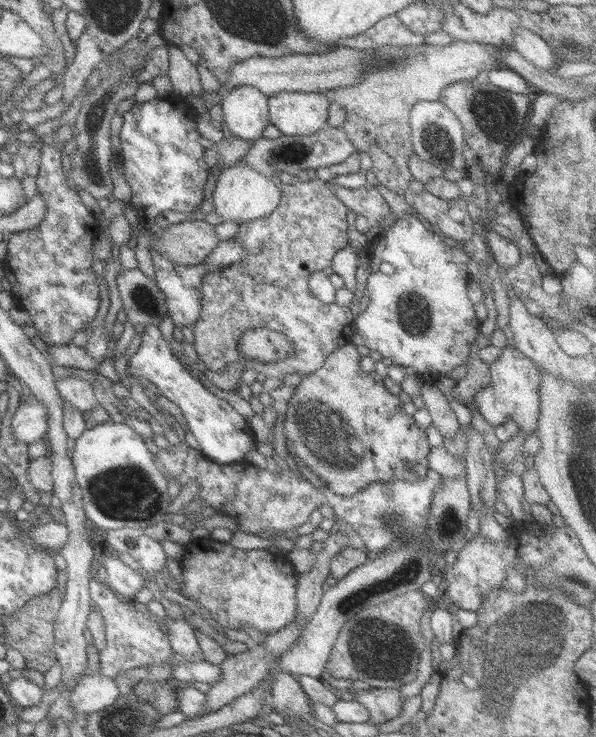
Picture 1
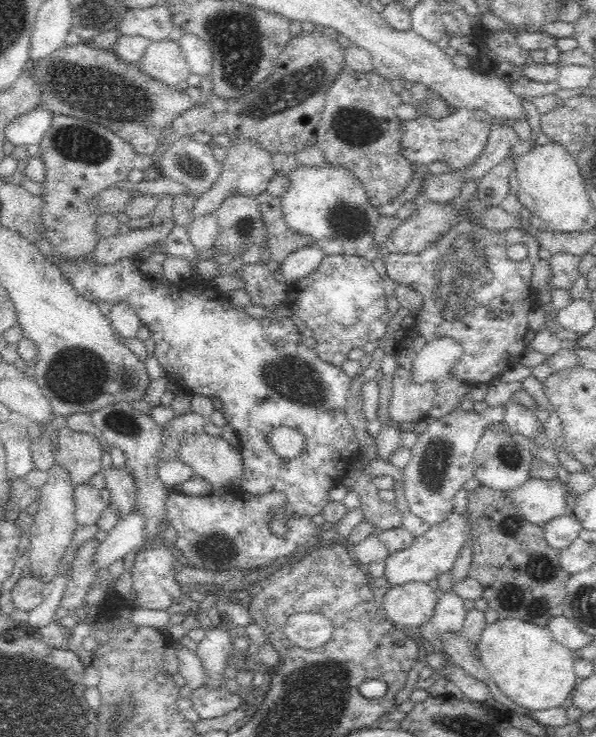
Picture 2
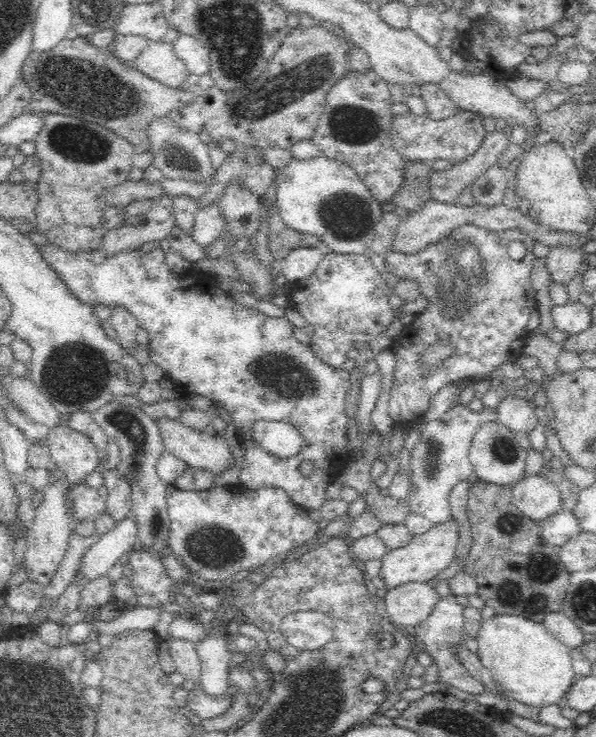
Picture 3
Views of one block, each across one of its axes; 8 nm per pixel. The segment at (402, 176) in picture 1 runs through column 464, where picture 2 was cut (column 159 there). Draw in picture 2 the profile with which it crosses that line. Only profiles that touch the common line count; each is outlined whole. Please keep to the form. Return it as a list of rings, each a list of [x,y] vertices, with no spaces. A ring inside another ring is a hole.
[[[165,39],[151,42],[144,57],[136,64],[145,74],[175,88],[191,74],[178,42]]]

